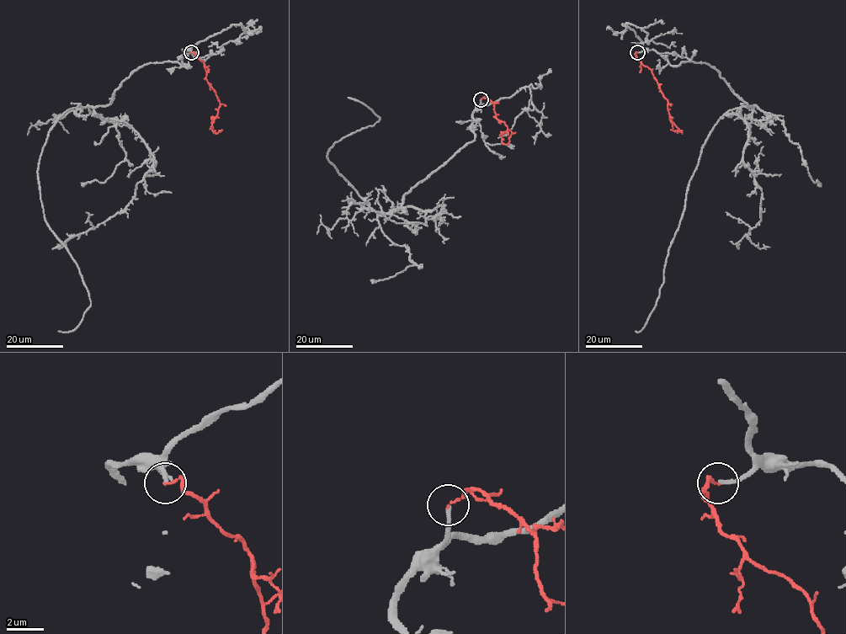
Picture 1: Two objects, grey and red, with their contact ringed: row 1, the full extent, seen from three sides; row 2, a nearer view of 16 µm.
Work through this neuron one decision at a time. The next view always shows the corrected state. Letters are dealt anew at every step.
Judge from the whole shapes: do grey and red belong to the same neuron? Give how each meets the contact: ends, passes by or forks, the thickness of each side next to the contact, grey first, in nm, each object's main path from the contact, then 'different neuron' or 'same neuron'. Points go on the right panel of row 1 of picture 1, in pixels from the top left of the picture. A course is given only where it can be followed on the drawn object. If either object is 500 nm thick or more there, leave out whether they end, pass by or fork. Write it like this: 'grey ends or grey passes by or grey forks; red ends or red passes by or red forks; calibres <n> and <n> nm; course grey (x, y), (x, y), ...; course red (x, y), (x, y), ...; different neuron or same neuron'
grey ends; red ends; calibres 220 and 100 nm; course grey (637, 52), (655, 50), (671, 65), (707, 63), (752, 106), (728, 110), (710, 132), (657, 305), (635, 331); course red (637, 52), (635, 55), (651, 69), (667, 101), (670, 119), (682, 133), (671, 129); different neuron

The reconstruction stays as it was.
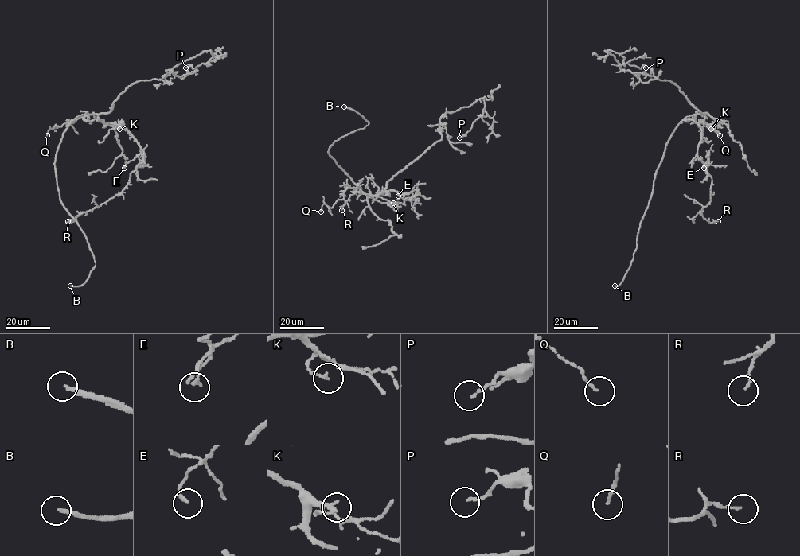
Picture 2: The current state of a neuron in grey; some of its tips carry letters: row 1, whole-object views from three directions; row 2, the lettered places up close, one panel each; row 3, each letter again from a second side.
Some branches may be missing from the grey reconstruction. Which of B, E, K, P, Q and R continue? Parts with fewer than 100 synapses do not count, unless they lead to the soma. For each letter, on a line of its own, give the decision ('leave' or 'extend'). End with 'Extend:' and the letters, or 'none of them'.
B: extend
E: leave
K: leave
P: leave
Q: leave
R: leave
Extend: B

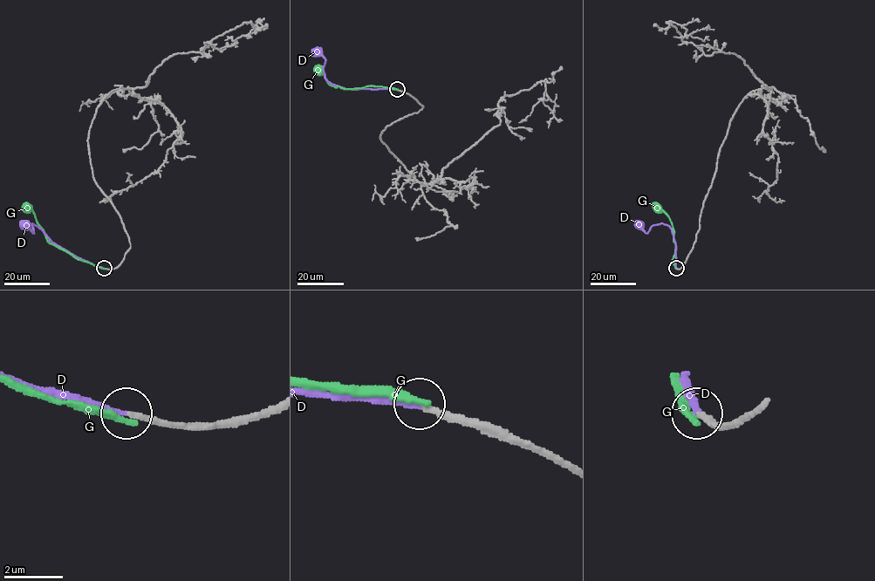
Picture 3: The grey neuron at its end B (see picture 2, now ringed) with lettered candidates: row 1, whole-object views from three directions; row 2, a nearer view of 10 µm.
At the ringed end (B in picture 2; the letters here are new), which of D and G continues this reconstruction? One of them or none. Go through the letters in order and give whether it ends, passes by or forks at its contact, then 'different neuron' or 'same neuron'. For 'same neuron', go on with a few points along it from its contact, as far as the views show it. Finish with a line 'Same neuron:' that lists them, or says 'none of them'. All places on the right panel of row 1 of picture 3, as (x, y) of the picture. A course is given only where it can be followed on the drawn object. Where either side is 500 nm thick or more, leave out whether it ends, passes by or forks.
D: it ends; same neuron; course (676, 268), (676, 244), (671, 228), (663, 223), (653, 225), (645, 233), (639, 225)
G: it ends; different neuron
Same neuron: D

